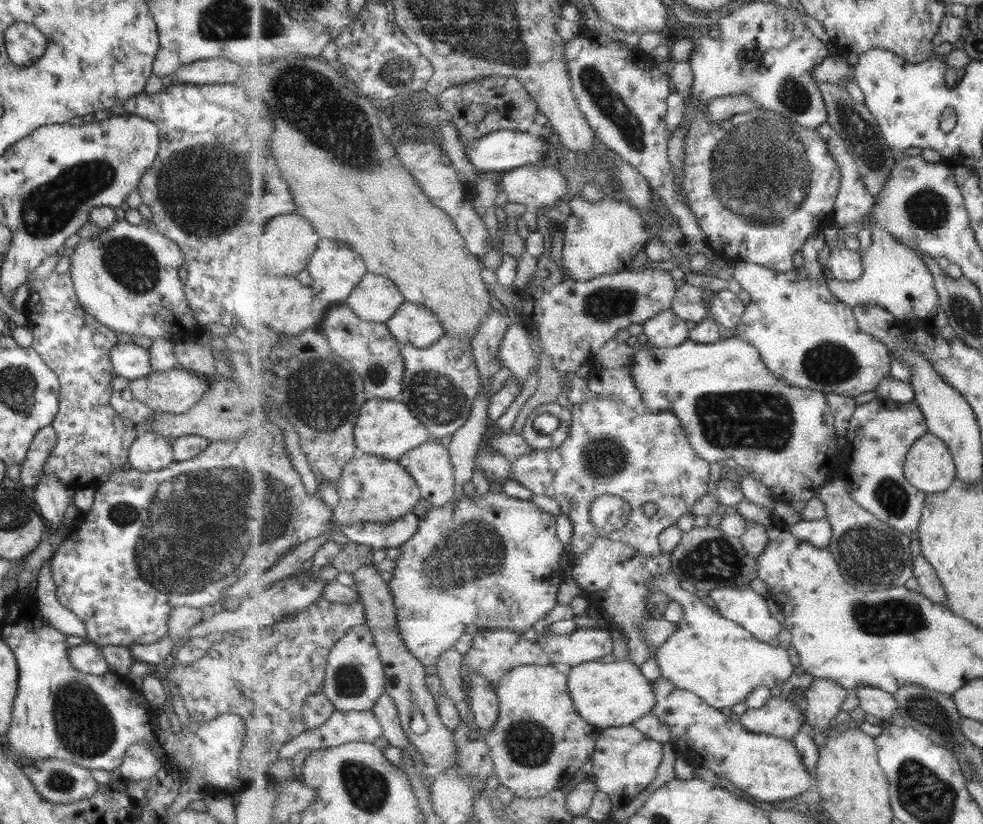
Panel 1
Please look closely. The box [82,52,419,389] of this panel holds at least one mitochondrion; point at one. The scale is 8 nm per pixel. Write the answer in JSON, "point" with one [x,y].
{"point":[306,98]}

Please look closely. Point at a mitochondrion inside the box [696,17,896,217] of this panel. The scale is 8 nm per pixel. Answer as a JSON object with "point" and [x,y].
{"point":[868,146]}

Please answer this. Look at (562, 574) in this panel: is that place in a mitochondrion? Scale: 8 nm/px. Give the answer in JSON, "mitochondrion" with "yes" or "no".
{"mitochondrion":"no"}

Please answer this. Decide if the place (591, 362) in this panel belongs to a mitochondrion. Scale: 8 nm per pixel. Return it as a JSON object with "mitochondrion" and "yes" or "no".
{"mitochondrion":"no"}

